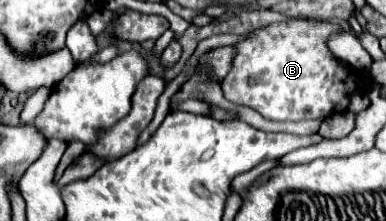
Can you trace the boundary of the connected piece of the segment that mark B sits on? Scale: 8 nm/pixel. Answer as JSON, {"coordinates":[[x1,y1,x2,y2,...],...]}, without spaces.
{"coordinates":[[290,19,286,23,274,23,252,31,246,41,236,45,238,55,232,65,232,73,228,73,228,77,224,79,224,97,232,103,252,107,262,117,272,121,304,121,330,117,332,113,346,111,352,95,368,93,368,83,358,71,340,67,330,49,326,47,326,39,336,31,340,31,340,27,310,19]]}

